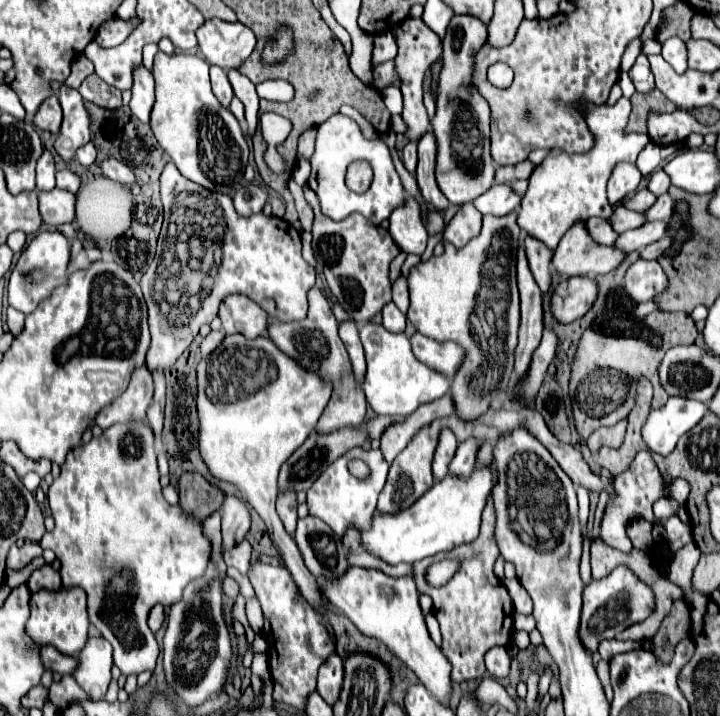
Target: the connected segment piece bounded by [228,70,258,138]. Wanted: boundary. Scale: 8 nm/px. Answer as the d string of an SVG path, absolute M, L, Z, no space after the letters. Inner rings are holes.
M230 70L228 78L230 78L230 84L234 88L236 98L246 108L246 122L248 122L246 136L252 138L254 132L256 132L256 126L258 126L258 94L256 94L256 86L248 78L244 78L238 70Z

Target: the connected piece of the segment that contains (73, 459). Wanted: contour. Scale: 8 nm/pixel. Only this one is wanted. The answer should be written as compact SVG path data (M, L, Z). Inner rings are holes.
M130 420L130 422L124 422L124 424L114 424L110 428L104 430L104 434L100 438L92 438L88 444L84 446L78 446L74 450L68 452L64 464L60 466L60 476L54 478L52 486L48 488L48 504L50 504L50 510L52 510L52 518L56 520L56 528L52 532L46 532L44 538L40 540L40 546L42 548L50 548L56 558L60 560L60 576L62 576L62 584L64 586L80 586L86 590L88 594L88 618L90 622L100 630L100 634L112 644L114 648L114 664L122 670L124 676L128 674L140 674L142 670L152 670L156 667L156 658L158 658L158 644L156 644L156 638L154 634L150 632L146 620L148 620L148 612L154 604L162 604L162 606L170 606L172 602L176 602L176 598L180 598L184 586L188 582L192 582L192 578L198 578L200 574L204 574L204 566L208 564L208 558L210 558L210 552L212 552L212 544L210 540L202 534L202 524L198 520L194 520L192 516L186 516L178 506L170 506L164 496L162 496L162 488L160 488L160 474L158 474L158 464L156 464L156 452L154 452L154 432L150 428L150 424L146 420ZM114 578L126 578L132 582L134 590L132 594L130 592L122 592L122 602L116 602L110 598L116 598L116 592L114 590L108 590L110 582Z

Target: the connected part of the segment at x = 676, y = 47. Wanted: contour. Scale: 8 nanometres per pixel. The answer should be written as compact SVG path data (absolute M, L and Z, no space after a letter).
M668 38L666 42L662 42L660 54L678 74L688 70L688 62L686 62L686 54L684 54L684 42L680 38Z

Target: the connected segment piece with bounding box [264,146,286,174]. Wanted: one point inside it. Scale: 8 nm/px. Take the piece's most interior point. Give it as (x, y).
(273, 159)

